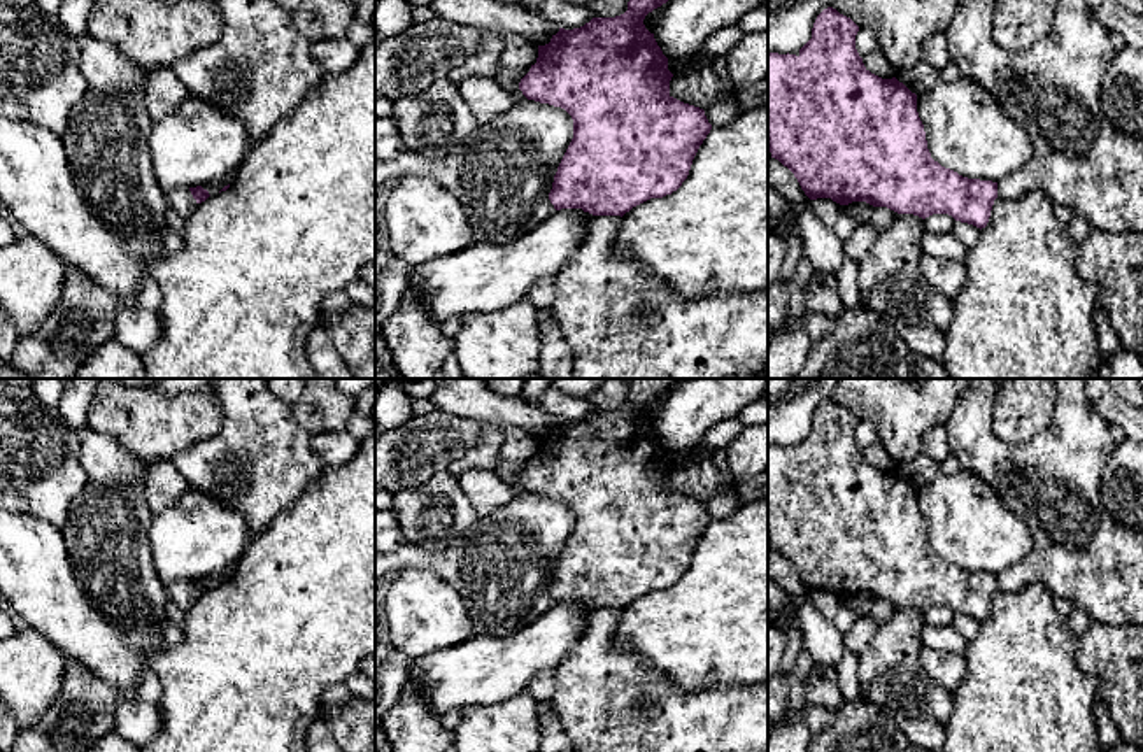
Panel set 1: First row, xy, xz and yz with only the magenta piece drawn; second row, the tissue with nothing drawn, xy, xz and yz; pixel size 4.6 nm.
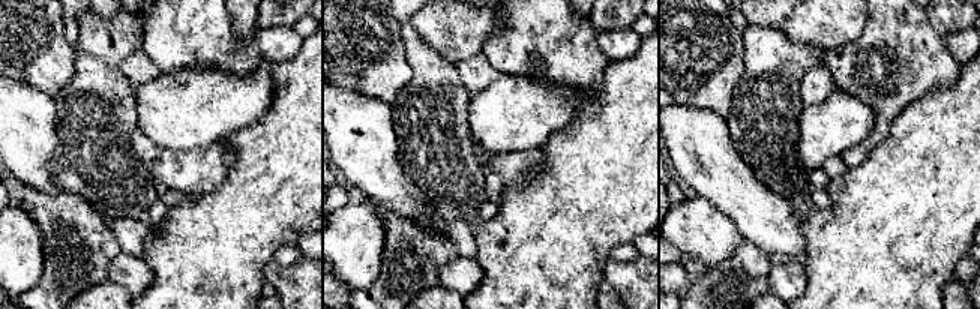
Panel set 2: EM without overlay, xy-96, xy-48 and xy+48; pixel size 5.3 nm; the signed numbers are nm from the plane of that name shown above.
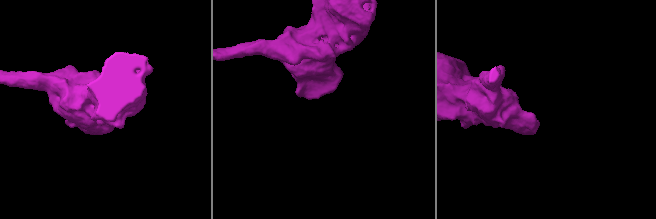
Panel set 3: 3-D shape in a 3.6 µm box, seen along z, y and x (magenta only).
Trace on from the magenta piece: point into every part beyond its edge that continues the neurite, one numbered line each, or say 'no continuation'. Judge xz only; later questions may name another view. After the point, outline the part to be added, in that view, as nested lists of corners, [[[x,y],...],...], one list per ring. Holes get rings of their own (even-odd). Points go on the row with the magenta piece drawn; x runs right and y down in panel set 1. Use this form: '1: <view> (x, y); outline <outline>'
no continuation

